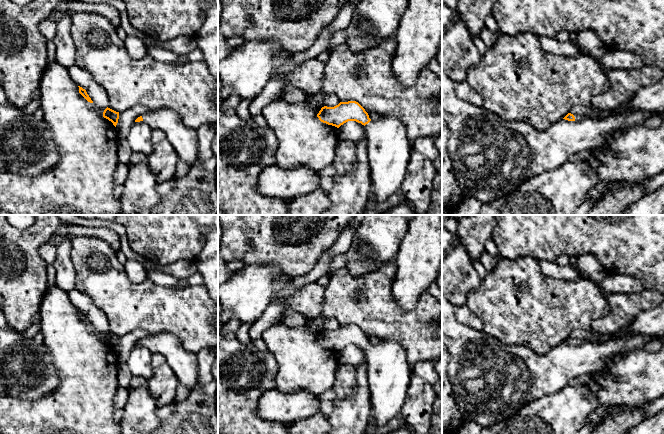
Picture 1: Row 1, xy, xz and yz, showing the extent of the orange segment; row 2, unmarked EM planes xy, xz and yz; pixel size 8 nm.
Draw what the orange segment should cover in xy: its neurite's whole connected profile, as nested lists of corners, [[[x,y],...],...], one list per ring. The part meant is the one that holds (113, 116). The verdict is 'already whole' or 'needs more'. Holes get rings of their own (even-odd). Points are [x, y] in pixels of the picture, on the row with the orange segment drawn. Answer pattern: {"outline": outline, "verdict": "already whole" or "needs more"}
{"outline": [[[107,107],[103,112],[103,117],[111,121],[113,125],[116,127],[119,119],[119,112],[116,112]]], "verdict": "already whole"}

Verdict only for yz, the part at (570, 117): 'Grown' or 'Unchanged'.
Grown

